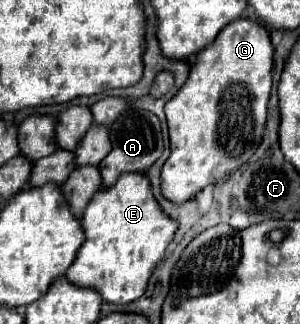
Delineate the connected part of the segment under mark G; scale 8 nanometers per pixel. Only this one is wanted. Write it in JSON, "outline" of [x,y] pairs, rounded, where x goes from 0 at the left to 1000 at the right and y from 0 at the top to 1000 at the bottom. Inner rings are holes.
{"outline":[[[793,56],[747,80],[720,123],[660,160],[620,259],[553,321],[567,488],[540,519],[547,611],[600,630],[700,562],[800,519],[867,451],[907,272],[913,136],[860,62]]]}

